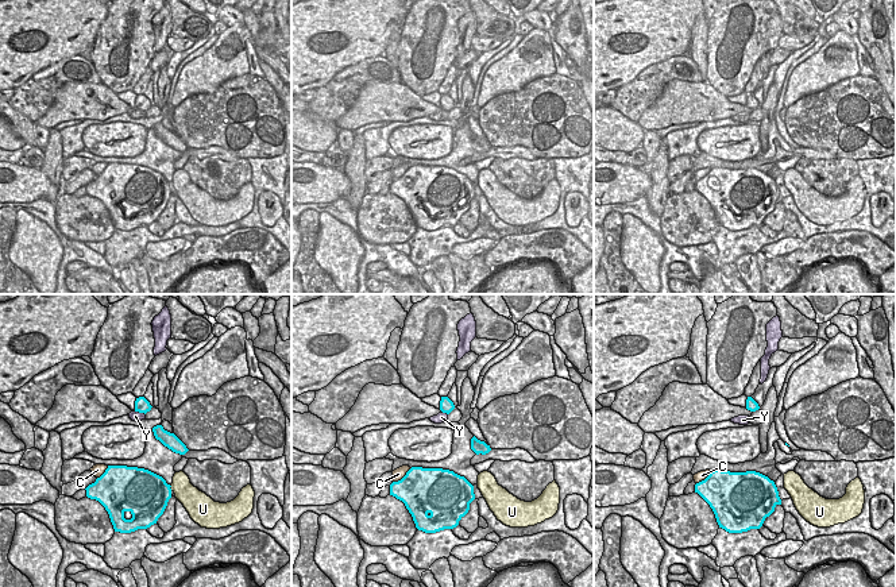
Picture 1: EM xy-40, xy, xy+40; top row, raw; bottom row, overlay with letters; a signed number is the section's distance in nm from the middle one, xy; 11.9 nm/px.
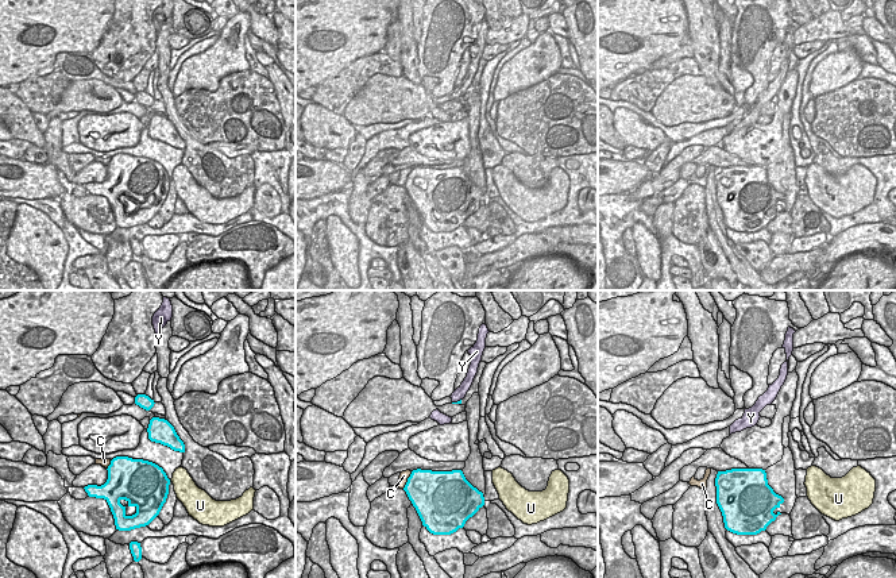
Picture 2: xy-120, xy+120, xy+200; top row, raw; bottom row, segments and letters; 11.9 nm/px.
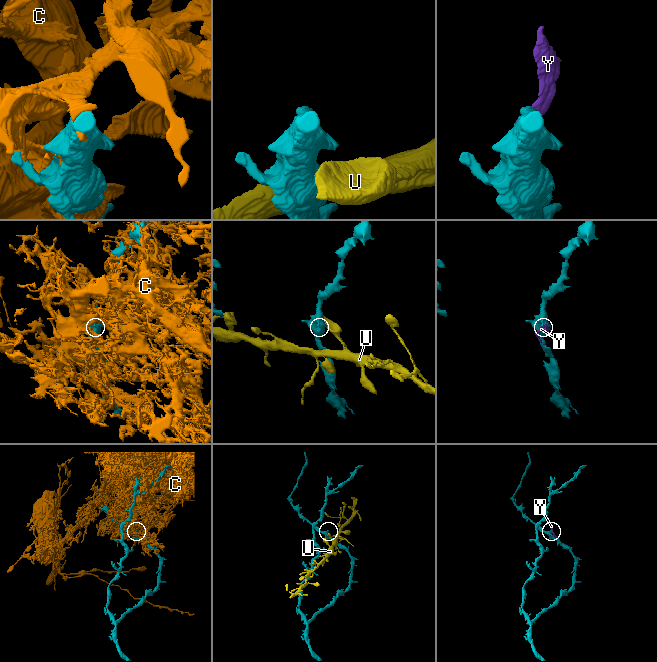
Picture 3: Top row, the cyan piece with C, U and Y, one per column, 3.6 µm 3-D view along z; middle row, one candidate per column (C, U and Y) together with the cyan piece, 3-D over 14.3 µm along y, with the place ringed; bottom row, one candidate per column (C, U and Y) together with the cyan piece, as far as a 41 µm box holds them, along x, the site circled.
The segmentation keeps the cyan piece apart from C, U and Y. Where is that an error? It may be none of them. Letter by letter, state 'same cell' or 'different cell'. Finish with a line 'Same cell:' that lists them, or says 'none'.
C: different cell
U: different cell
Y: different cell
Same cell: none

